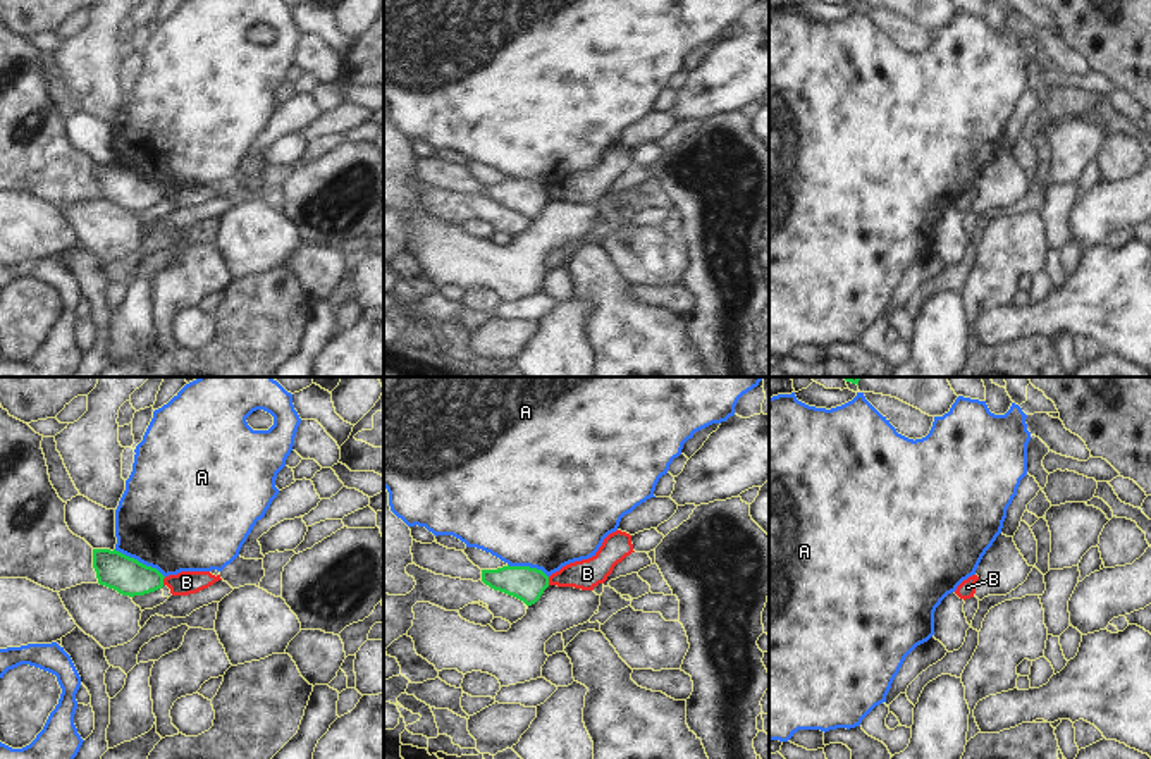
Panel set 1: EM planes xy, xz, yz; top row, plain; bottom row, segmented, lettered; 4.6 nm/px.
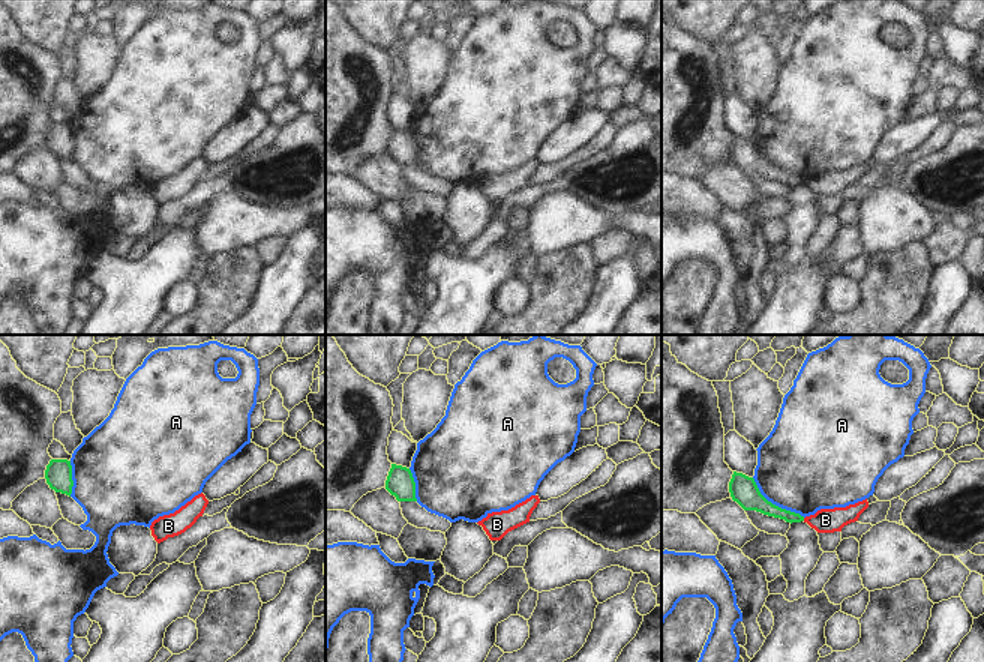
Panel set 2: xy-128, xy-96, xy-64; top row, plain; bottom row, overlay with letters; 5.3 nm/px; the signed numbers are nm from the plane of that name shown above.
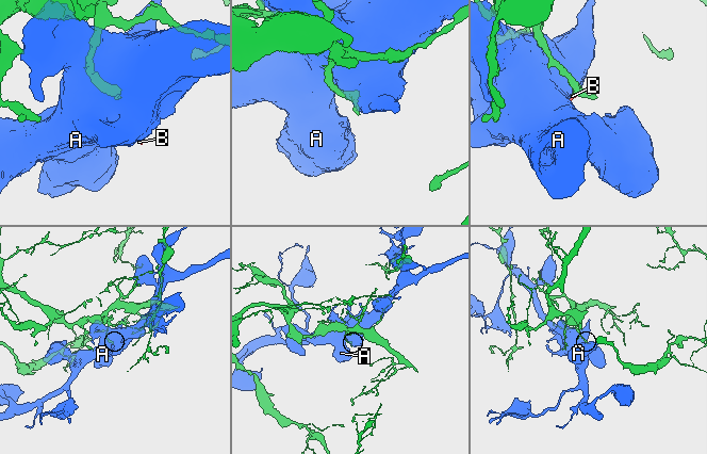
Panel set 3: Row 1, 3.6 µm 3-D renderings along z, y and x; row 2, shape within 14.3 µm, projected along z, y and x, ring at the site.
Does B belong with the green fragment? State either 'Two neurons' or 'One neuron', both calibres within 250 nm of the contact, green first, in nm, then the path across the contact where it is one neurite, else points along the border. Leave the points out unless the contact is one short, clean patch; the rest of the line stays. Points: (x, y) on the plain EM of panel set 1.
Two neurons. Thickness 170 nm (green) against 110 nm. Boundary: xy (166, 191), (162, 198)

